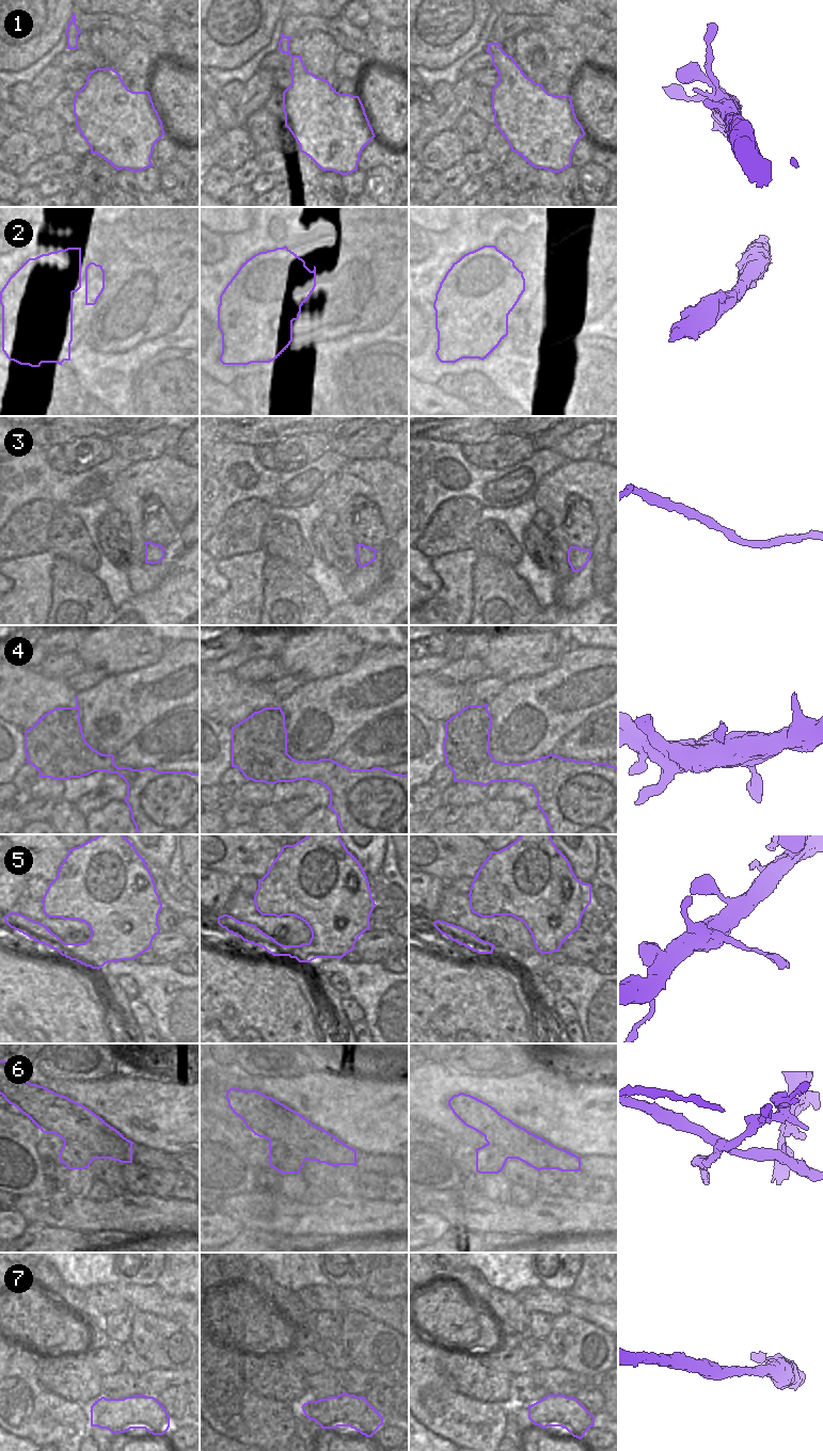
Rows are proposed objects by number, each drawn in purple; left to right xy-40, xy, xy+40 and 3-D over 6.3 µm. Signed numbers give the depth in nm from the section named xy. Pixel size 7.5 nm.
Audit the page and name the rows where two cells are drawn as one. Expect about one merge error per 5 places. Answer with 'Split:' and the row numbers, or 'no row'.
Split: 6

